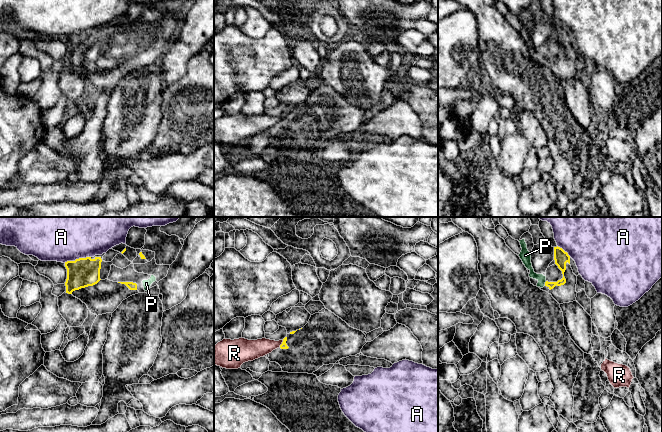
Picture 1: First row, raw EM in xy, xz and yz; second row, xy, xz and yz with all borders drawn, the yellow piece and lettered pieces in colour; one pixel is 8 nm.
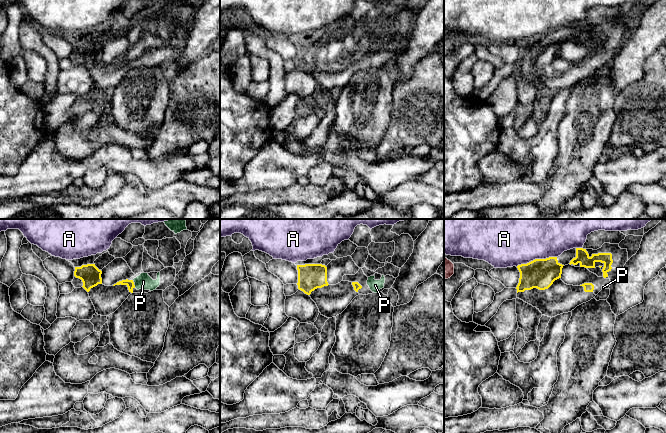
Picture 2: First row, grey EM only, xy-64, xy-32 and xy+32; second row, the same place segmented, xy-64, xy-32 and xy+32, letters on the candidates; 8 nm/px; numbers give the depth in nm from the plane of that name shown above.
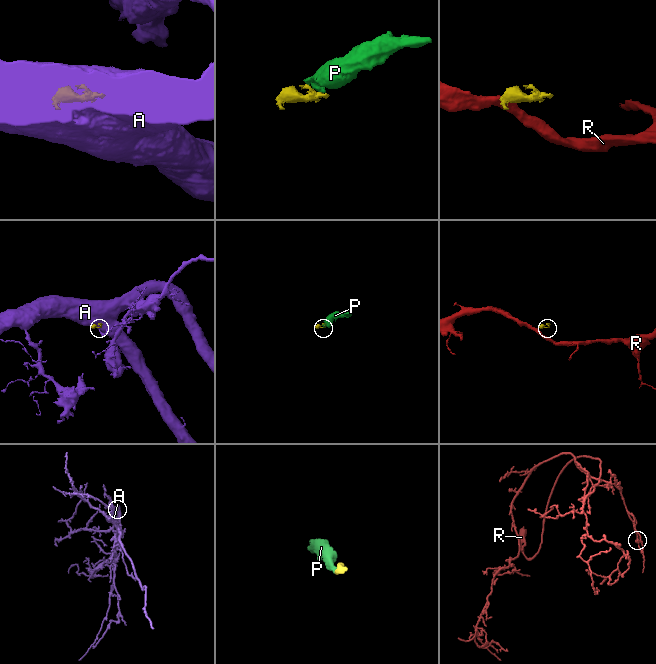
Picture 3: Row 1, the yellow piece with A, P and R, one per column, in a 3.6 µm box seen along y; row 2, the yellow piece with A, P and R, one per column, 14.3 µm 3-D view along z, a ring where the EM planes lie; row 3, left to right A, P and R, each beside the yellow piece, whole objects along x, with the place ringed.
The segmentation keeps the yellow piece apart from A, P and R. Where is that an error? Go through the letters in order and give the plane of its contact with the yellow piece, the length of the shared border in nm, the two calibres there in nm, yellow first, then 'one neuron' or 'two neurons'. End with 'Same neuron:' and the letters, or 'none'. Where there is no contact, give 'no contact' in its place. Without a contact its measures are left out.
A: meets yellow in xy; contact 220 nm long; 240 nm thick on the yellow side, 500 nm on the other; two neurons
P: meets yellow in yz; contact 40 nm long; 120 nm thick on the yellow side, 80 nm on the other; one neuron
R: meets yellow in xz; contact 70 nm long; 50 nm thick on the yellow side, 160 nm on the other; two neurons
Same neuron: P

